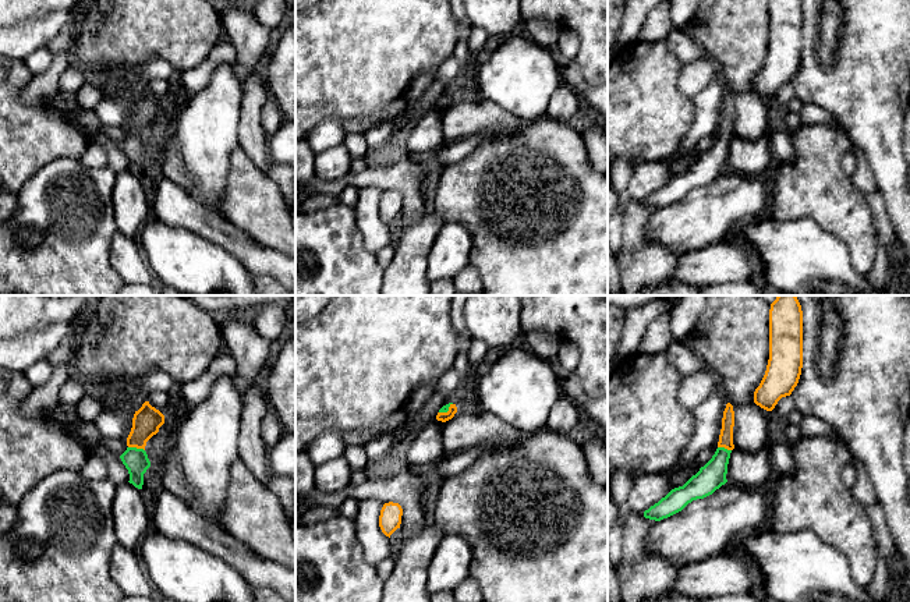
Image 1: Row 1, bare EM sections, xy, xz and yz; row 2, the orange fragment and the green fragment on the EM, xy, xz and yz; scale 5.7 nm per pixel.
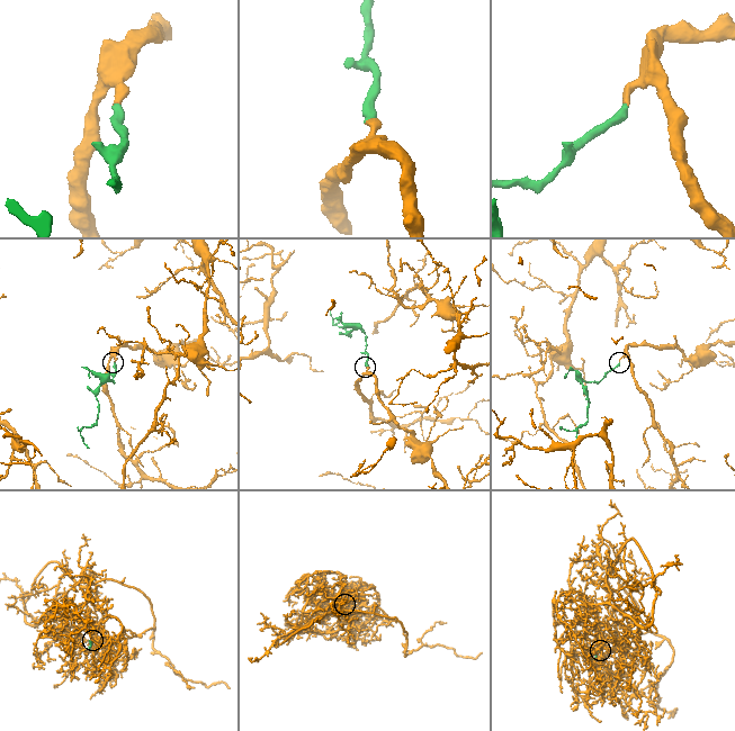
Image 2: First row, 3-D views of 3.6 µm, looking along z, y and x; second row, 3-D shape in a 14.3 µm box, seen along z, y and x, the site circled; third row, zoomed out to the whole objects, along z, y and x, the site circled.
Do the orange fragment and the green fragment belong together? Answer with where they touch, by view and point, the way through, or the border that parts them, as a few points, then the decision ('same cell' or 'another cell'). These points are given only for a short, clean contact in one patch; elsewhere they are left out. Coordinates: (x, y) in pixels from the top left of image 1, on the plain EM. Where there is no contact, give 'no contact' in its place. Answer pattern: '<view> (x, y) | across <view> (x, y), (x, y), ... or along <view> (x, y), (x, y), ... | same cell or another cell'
xy (137, 135) | across xy (147, 109), (137, 127), (137, 135), (135, 148) | same cell

